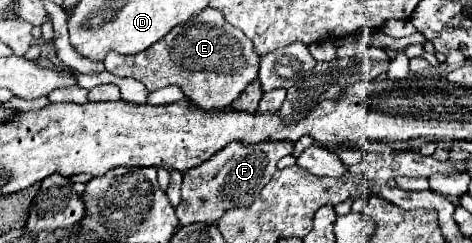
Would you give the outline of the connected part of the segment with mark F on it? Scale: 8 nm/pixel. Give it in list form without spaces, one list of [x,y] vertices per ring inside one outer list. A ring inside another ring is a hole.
[[[230,142],[202,166],[188,170],[182,182],[182,204],[176,208],[180,226],[202,222],[214,224],[226,210],[238,206],[250,206],[262,188],[276,172],[276,162],[292,154],[294,142],[258,142],[258,146],[242,146],[242,142]]]

